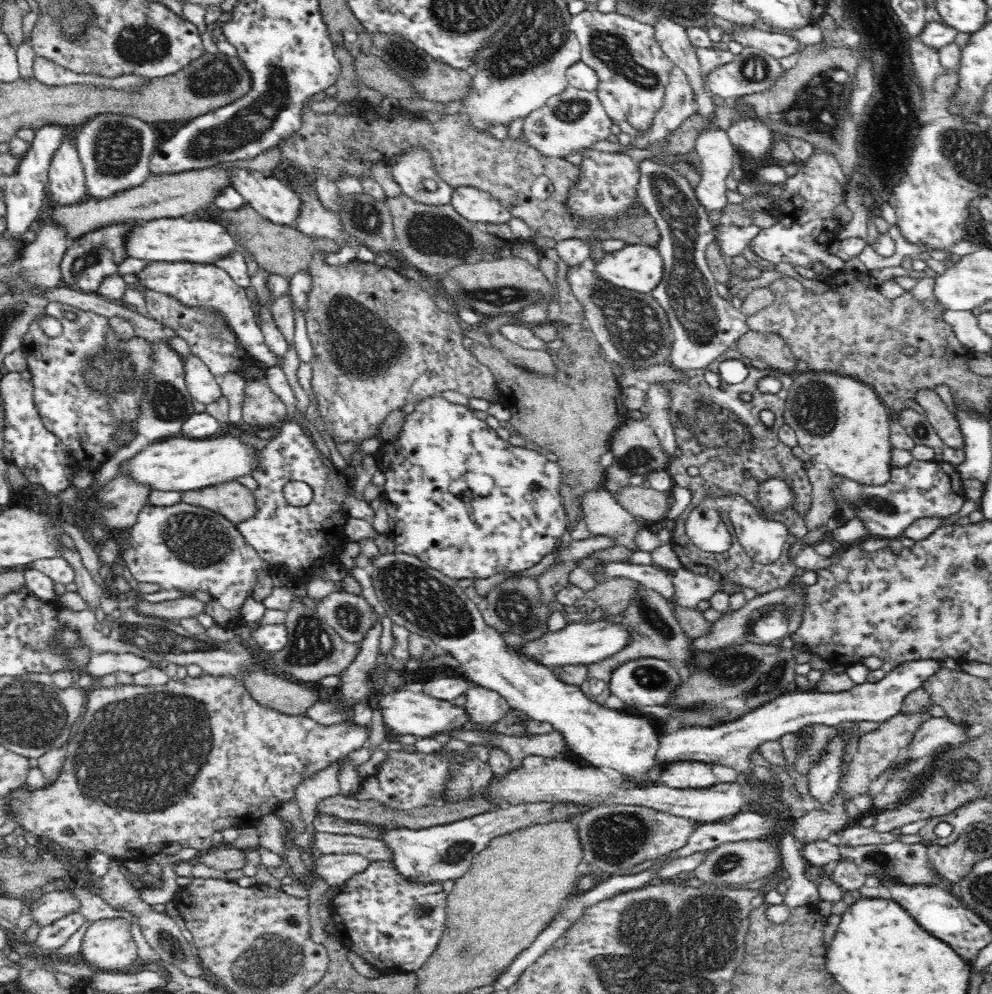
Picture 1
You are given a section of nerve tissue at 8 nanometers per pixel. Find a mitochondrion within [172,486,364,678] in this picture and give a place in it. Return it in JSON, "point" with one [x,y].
{"point":[310,644]}

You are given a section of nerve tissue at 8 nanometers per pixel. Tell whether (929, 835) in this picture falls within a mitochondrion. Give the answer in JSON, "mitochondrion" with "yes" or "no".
{"mitochondrion":"no"}

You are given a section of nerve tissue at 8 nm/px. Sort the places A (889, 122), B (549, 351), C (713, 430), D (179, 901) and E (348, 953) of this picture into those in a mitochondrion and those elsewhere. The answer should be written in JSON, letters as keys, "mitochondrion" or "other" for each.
{"A":"mitochondrion","B":"other","C":"mitochondrion","D":"other","E":"other"}

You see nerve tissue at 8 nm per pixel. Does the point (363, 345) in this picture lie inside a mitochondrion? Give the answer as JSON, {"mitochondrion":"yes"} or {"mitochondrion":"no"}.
{"mitochondrion":"yes"}

